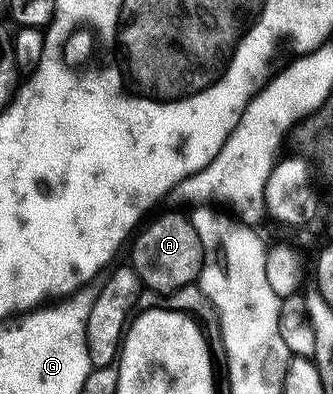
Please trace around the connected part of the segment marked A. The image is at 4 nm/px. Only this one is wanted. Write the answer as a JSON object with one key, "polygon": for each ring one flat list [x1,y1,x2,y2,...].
{"polygon":[[185,212,166,213,163,217,156,218,147,229,139,228,133,241,129,246,128,261,149,292,151,289,154,293,174,293,177,289,186,289,197,282,202,270,204,251,200,235,196,235,196,227,192,227]]}

